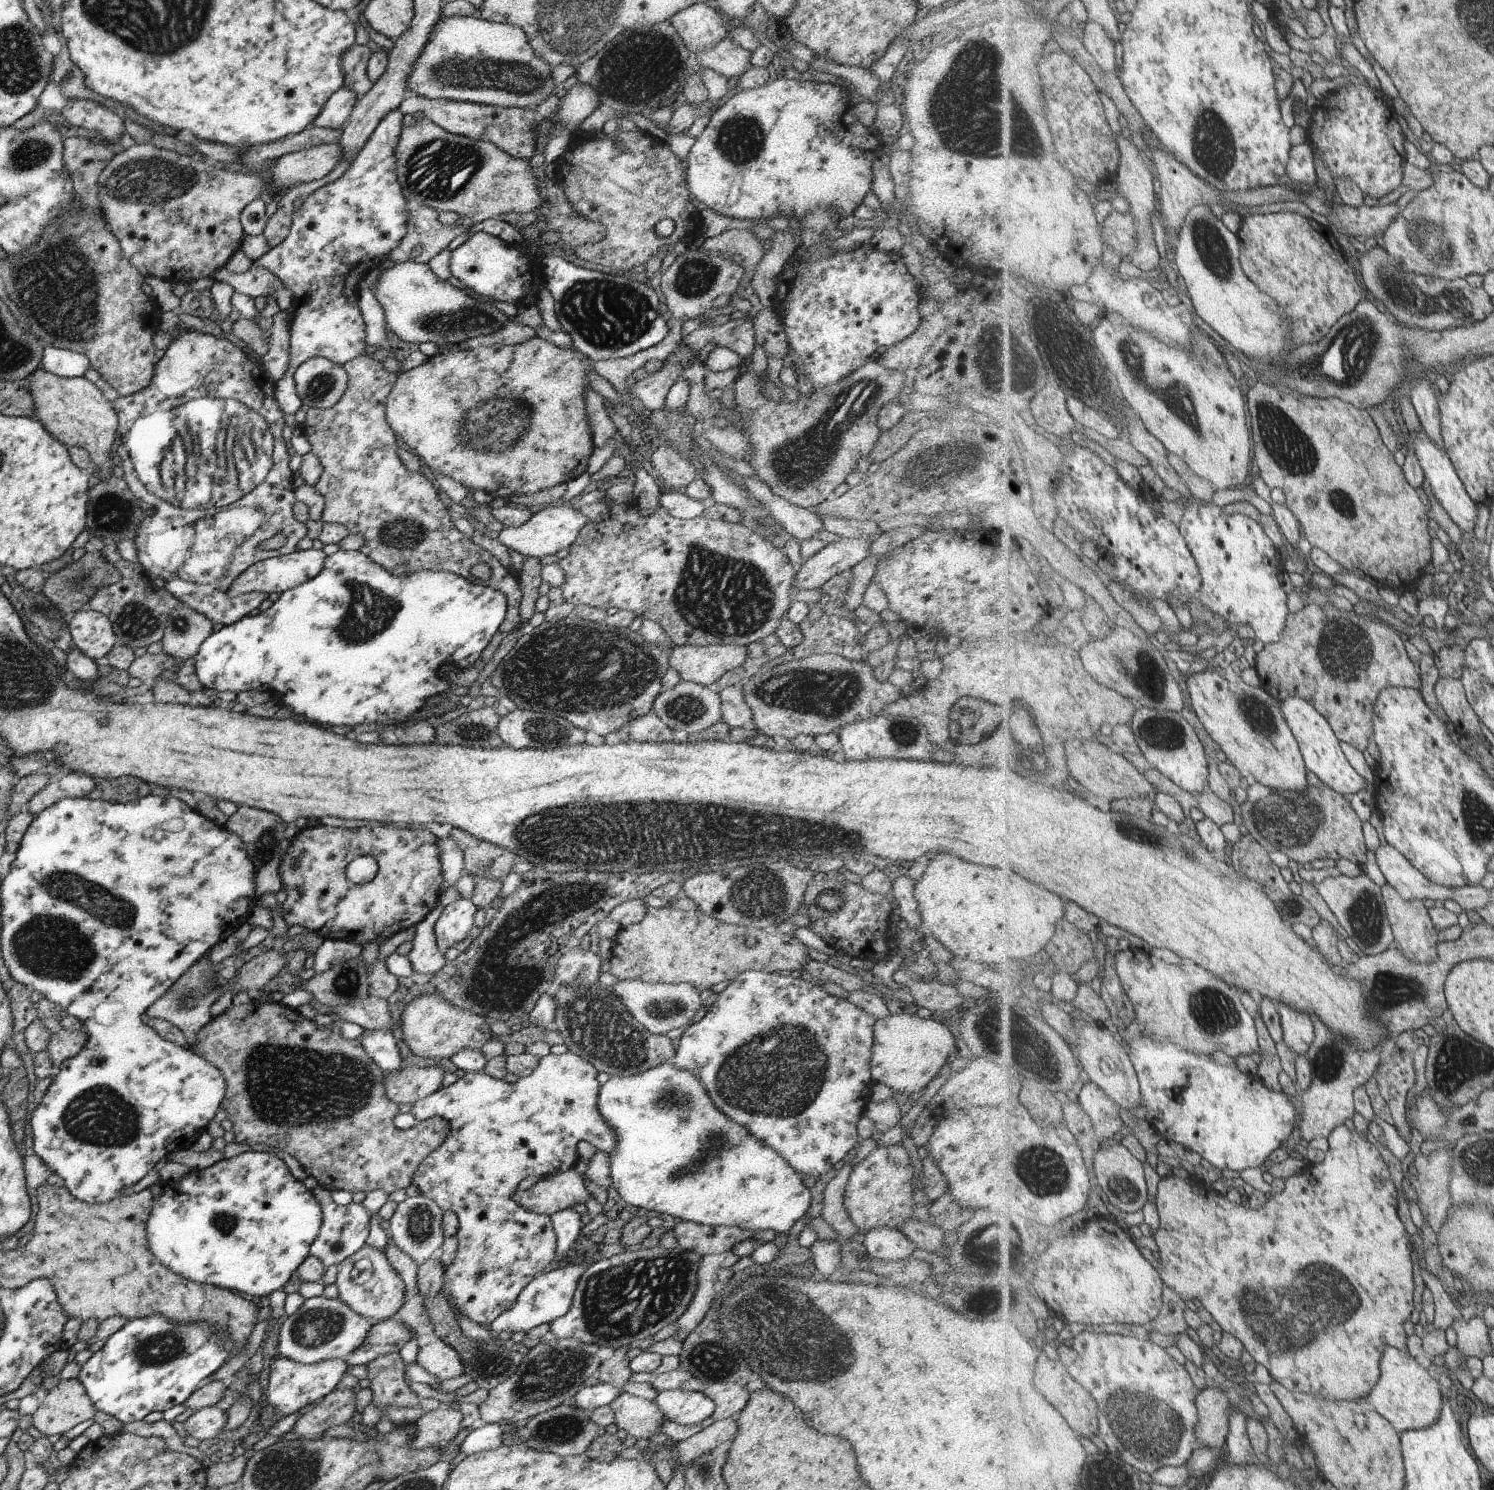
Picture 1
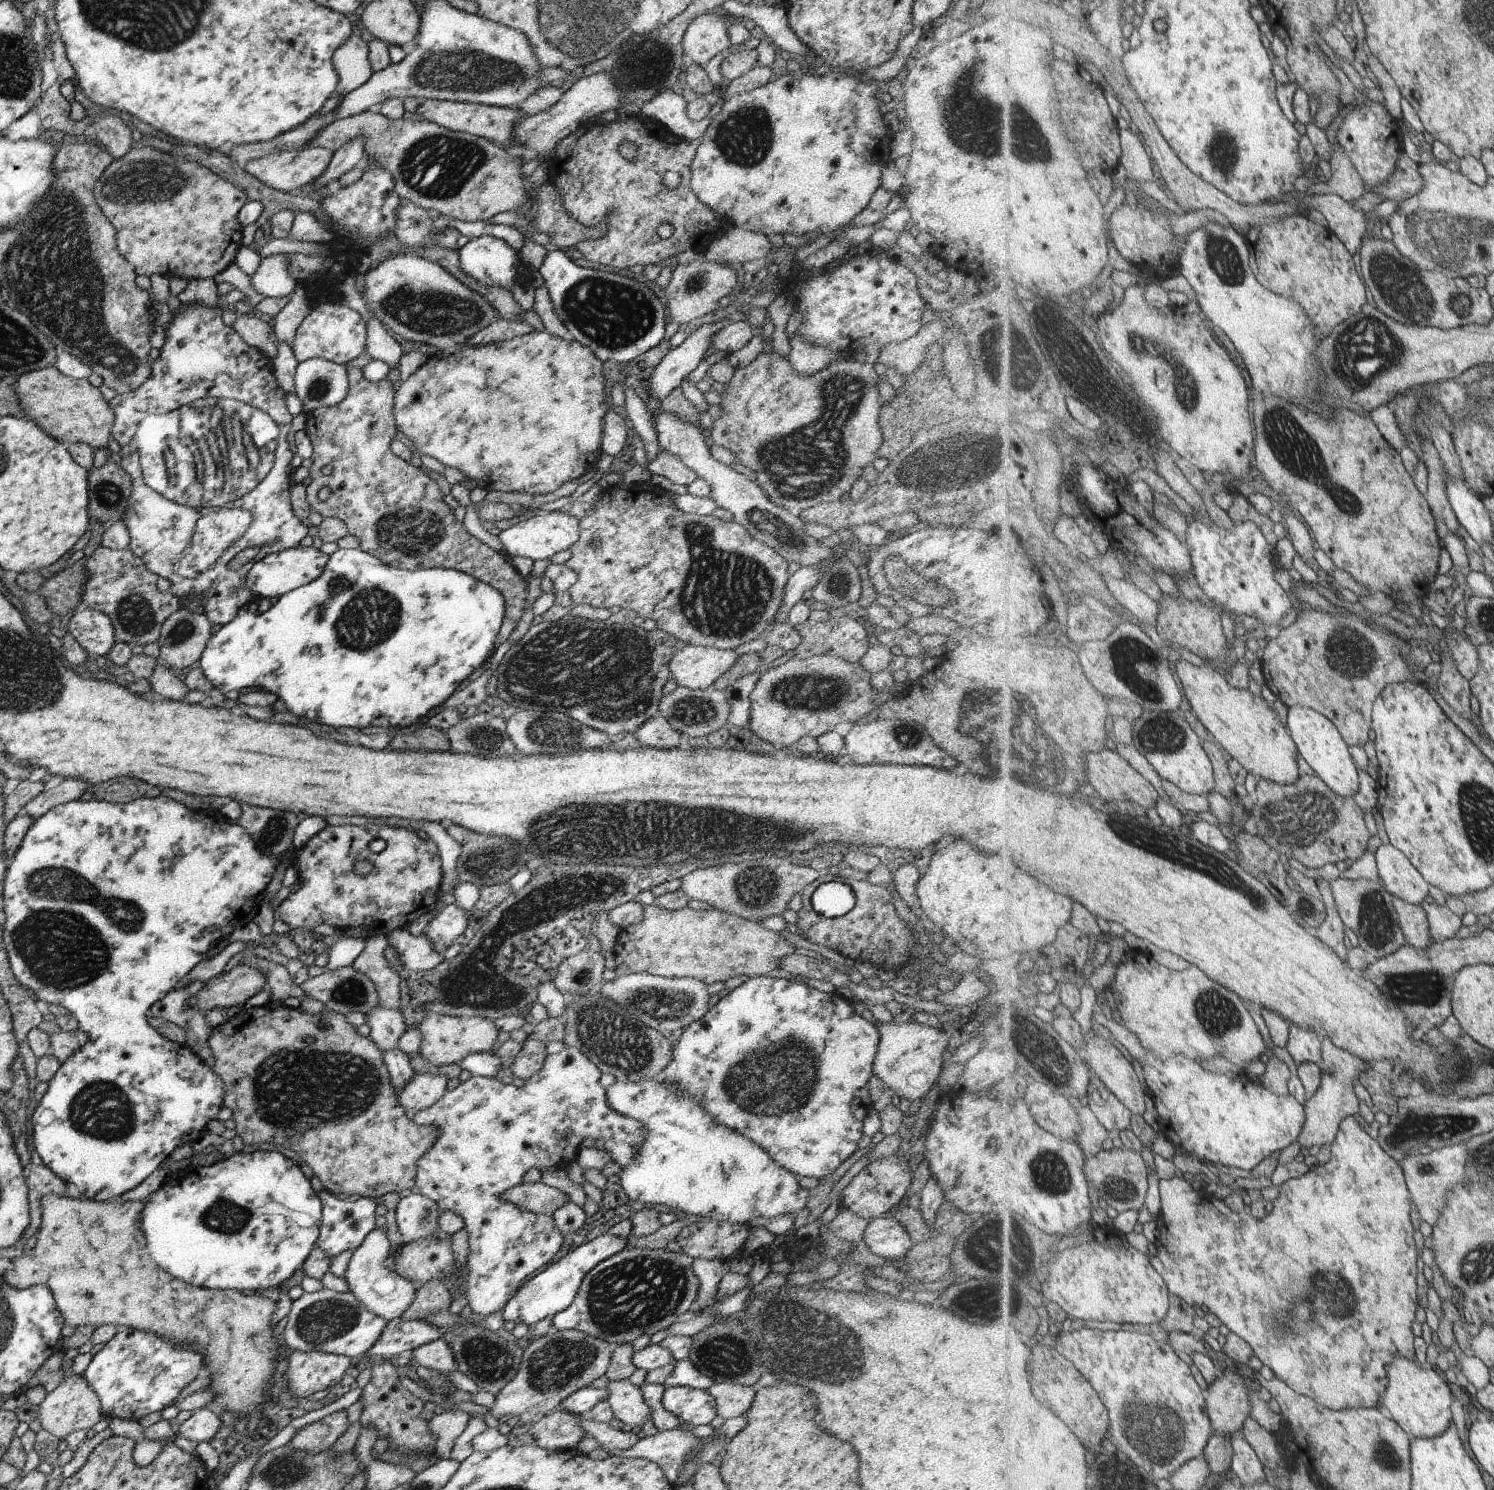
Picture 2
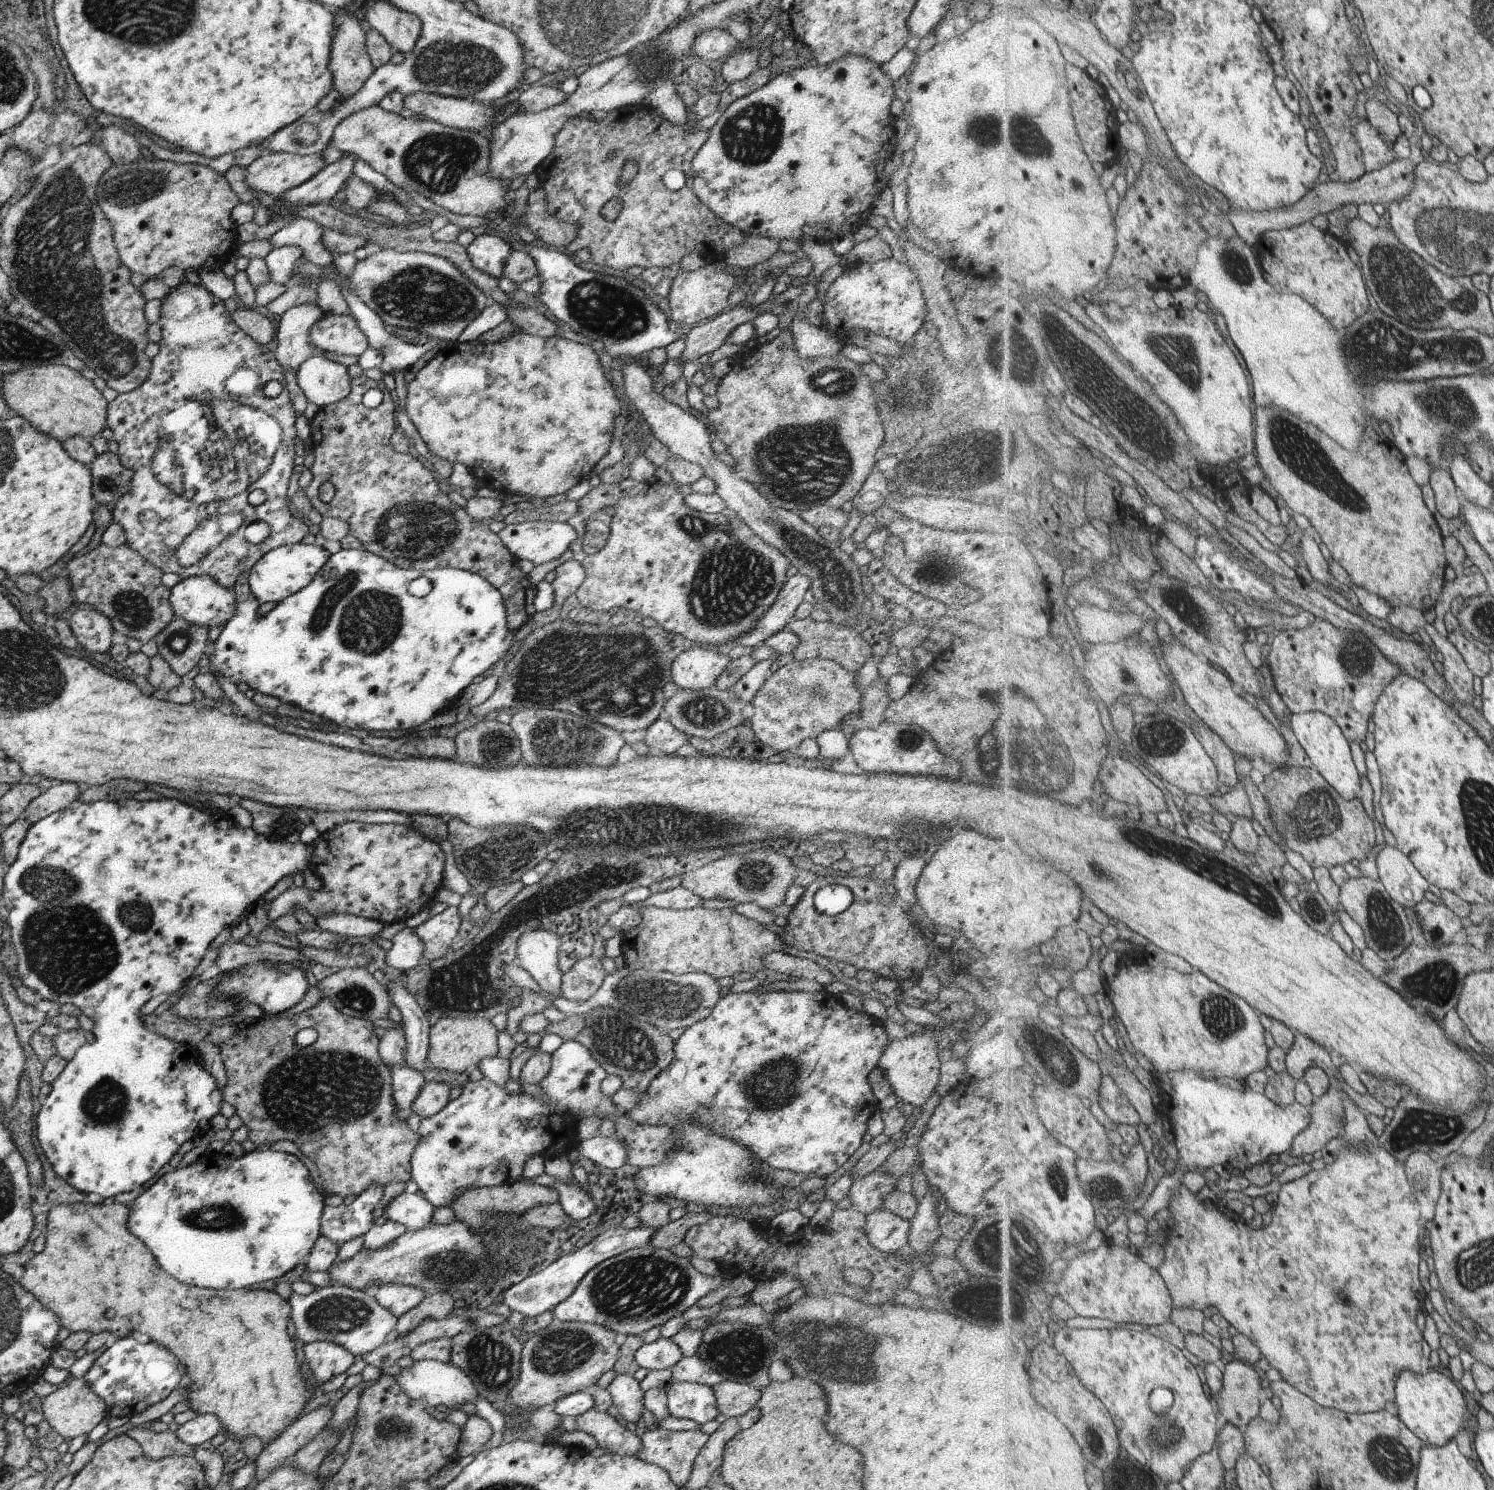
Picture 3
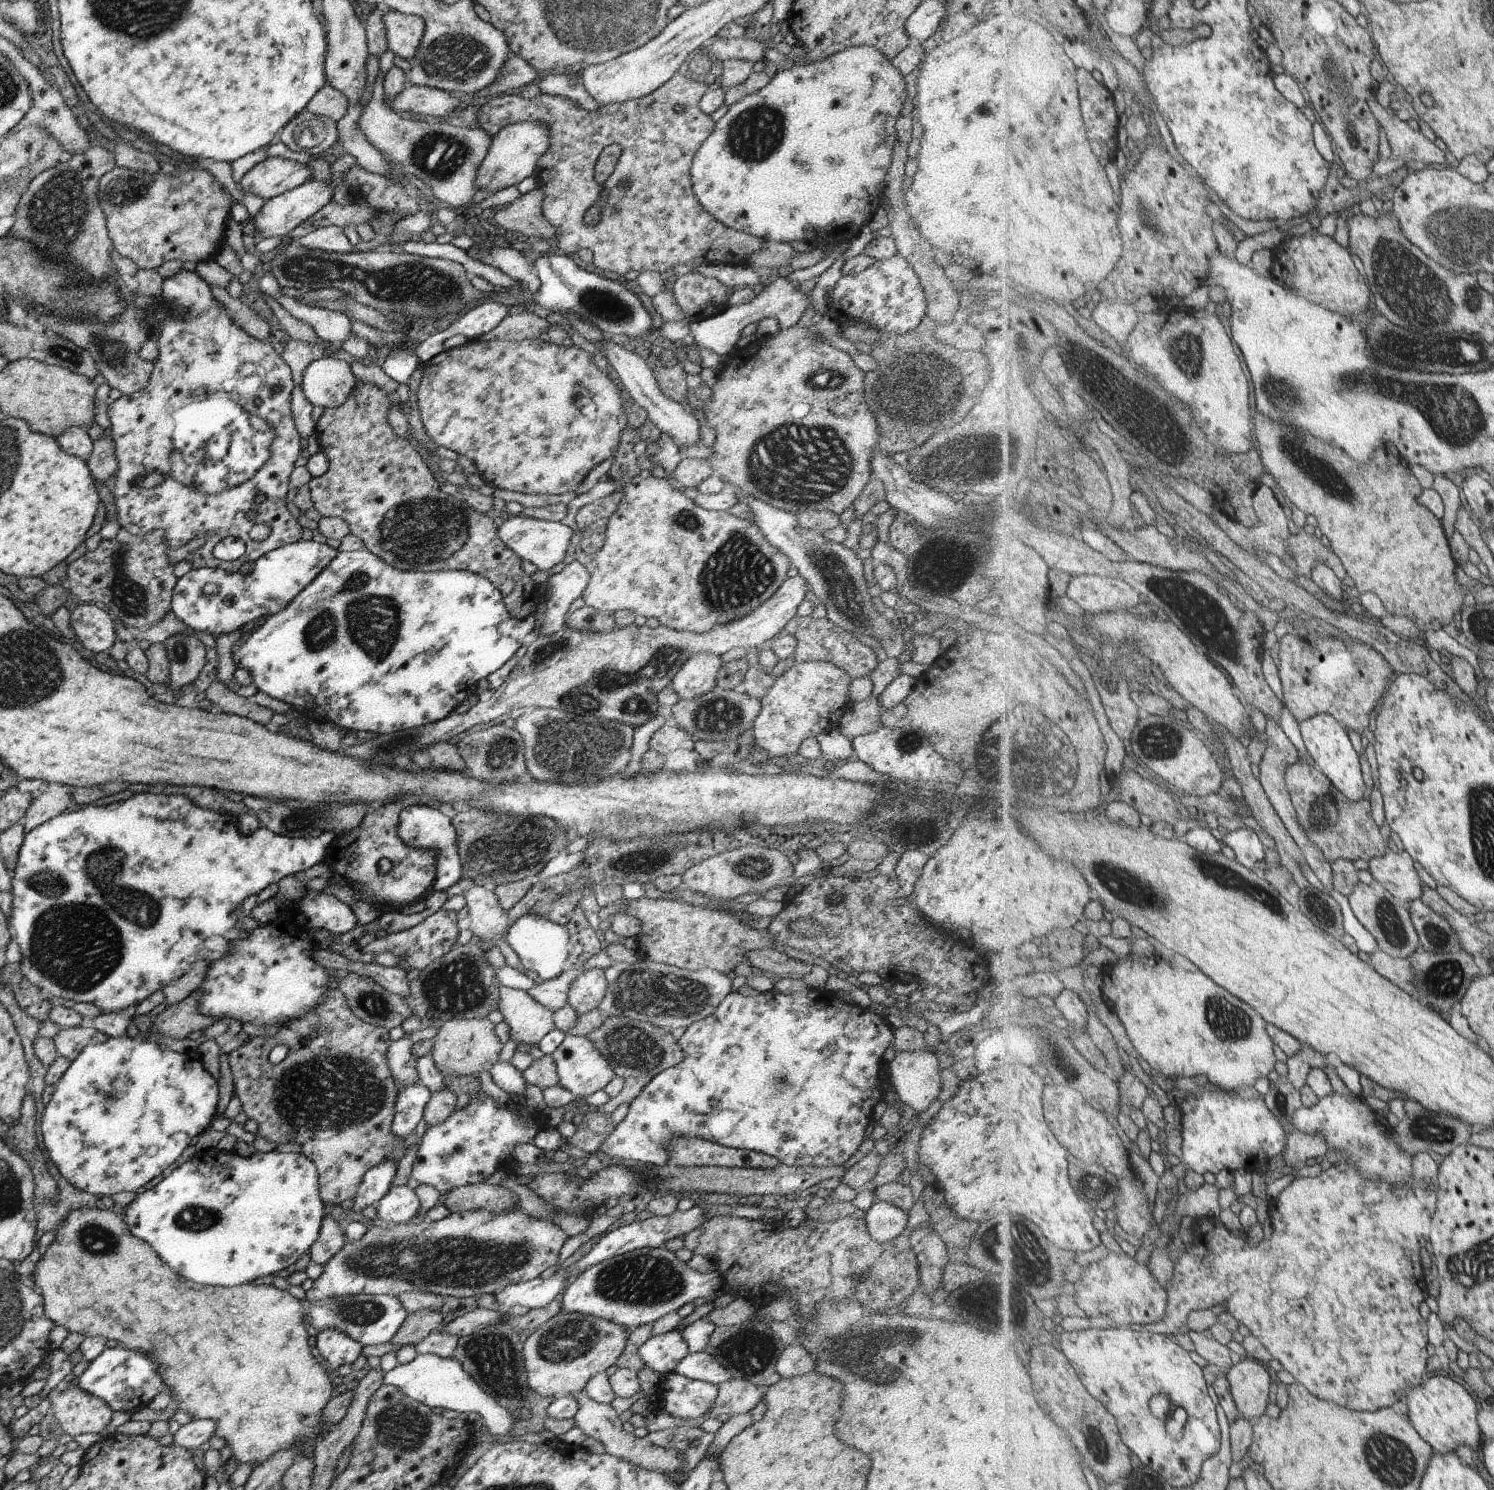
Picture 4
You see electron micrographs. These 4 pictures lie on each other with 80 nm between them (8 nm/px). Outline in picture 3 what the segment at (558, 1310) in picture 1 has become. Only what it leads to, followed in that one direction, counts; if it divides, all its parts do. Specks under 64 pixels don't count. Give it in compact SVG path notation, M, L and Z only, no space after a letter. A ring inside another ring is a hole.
M618 1226L607 1230L603 1234L599 1234L599 1236L593 1238L585 1246L554 1260L549 1266L546 1266L536 1274L529 1274L521 1282L509 1286L507 1290L501 1292L499 1299L502 1304L509 1307L509 1310L516 1311L525 1318L536 1317L546 1310L551 1311L559 1302L563 1302L573 1292L573 1288L576 1288L579 1280L591 1268L613 1256L618 1256L621 1252L626 1252L633 1248L641 1248L641 1246L648 1246L649 1240L653 1238L655 1232L655 1228L647 1228L647 1226L645 1228L638 1226L632 1230Z

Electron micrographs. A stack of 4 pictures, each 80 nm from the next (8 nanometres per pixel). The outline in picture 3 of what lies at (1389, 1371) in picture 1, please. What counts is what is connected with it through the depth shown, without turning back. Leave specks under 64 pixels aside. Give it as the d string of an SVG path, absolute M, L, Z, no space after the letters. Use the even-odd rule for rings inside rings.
M1437 1368L1426 1369L1423 1373L1405 1370L1397 1378L1396 1400L1391 1408L1404 1421L1408 1430L1419 1436L1426 1445L1445 1446L1465 1428L1475 1429L1467 1411L1467 1398L1449 1374Z

